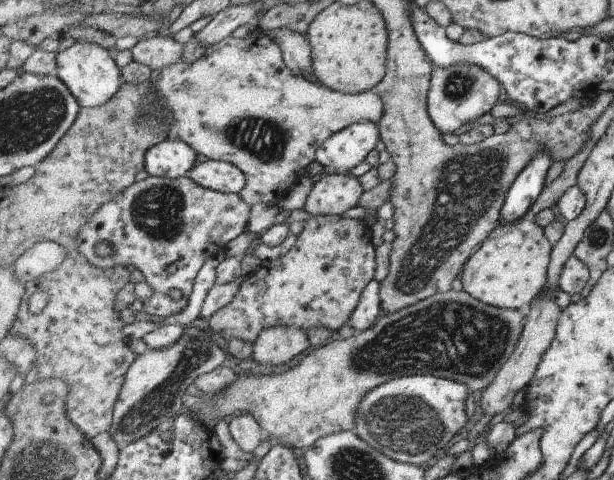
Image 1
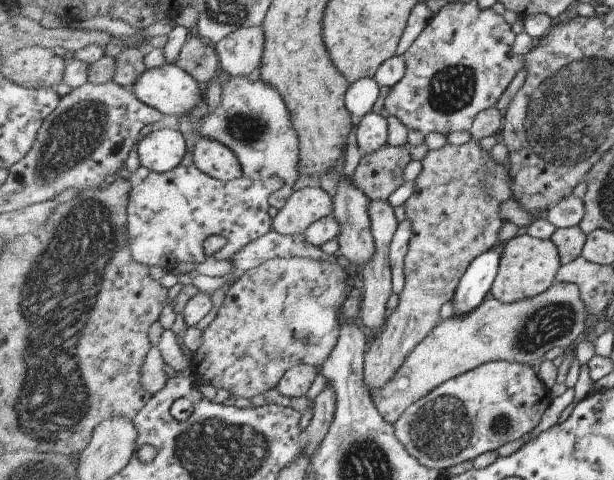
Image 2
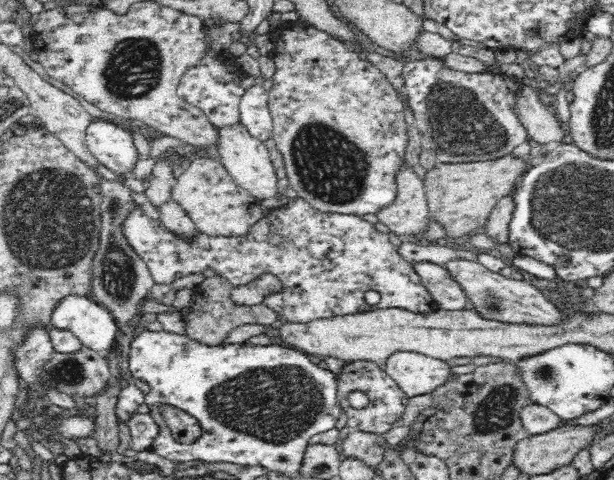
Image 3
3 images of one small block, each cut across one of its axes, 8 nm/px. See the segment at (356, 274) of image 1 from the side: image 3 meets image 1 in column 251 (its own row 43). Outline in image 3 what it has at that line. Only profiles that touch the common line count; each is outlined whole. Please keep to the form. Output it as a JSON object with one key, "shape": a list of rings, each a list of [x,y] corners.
{"shape":[[[300,22],[288,24],[288,29],[282,31],[282,56],[274,58],[275,73],[271,77],[272,86],[269,90],[267,102],[273,120],[273,141],[276,148],[282,153],[289,185],[291,189],[298,193],[298,197],[306,200],[315,210],[320,212],[330,212],[336,214],[354,214],[364,216],[365,214],[378,214],[380,210],[388,208],[398,196],[398,183],[396,175],[400,174],[401,166],[404,162],[404,152],[408,146],[408,130],[404,121],[404,102],[399,96],[399,91],[394,87],[385,74],[372,62],[362,59],[359,53],[350,49],[342,40],[337,39],[328,32],[318,30],[314,26],[302,28]]]}

